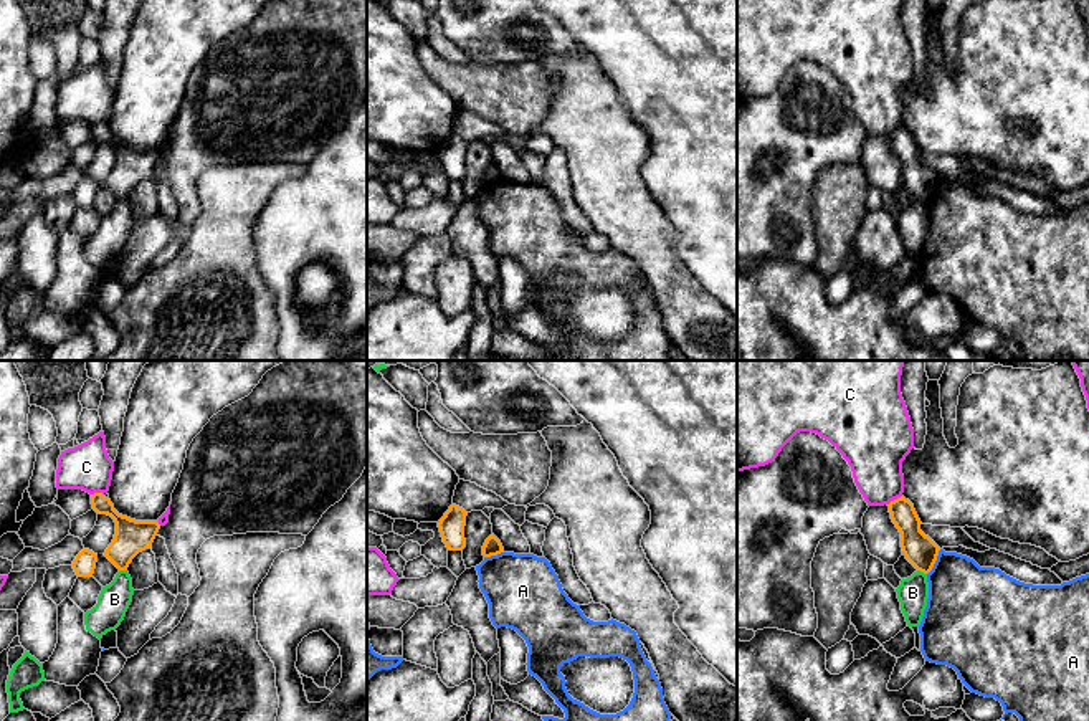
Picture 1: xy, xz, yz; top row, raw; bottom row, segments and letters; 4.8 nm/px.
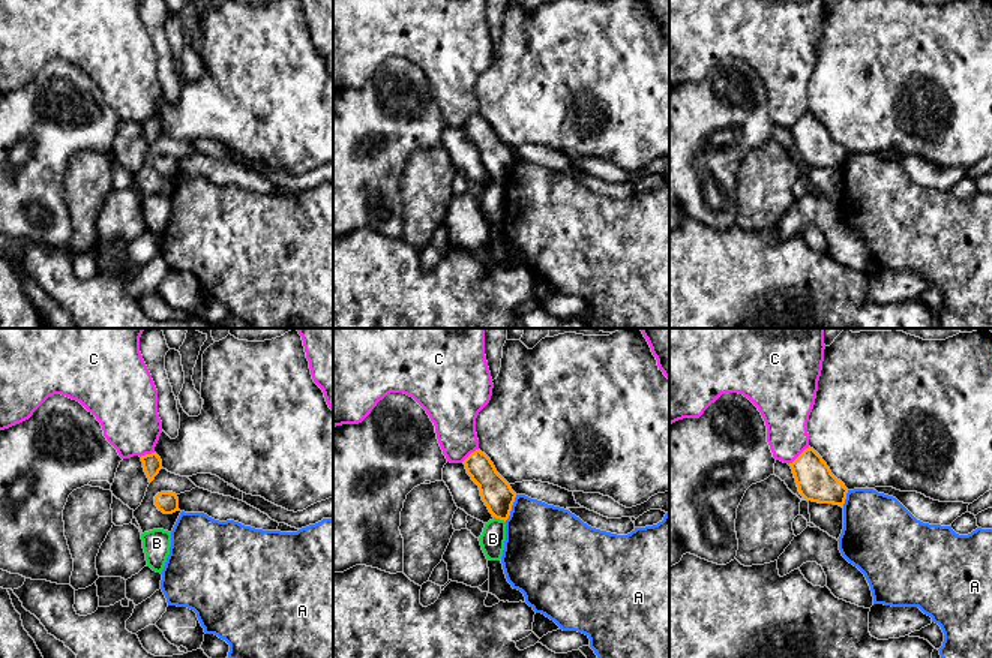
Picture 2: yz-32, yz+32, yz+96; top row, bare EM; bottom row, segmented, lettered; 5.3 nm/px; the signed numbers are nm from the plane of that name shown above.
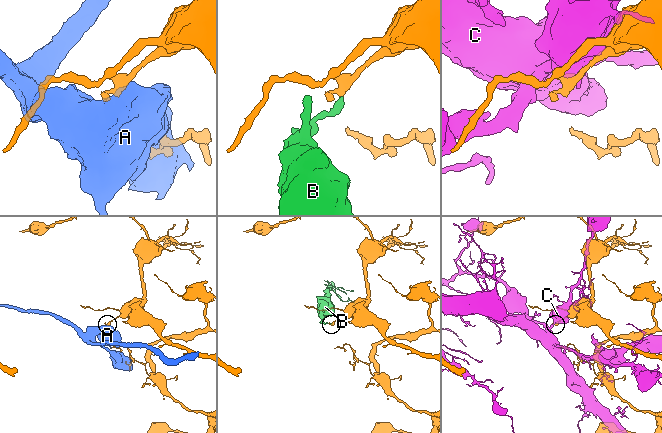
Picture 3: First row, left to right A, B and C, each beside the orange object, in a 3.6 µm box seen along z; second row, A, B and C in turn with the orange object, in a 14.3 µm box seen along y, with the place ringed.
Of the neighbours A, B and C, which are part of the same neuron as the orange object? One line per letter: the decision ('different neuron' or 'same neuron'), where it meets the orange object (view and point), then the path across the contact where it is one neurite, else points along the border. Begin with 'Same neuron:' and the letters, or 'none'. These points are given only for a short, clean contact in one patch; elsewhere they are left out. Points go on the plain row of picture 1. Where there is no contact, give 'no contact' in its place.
Same neuron: none
A: different neuron | yz (934, 192)
B: different neuron | yz (922, 200) | along yz (917, 199), (926, 204)
C: different neuron | yz (894, 129)

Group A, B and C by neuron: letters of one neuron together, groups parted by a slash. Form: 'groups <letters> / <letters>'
groups A / B C

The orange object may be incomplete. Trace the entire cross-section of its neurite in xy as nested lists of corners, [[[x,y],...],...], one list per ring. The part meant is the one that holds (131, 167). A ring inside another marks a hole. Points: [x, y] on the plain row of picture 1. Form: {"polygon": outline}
{"polygon": [[[102,122],[91,124],[91,134],[97,144],[107,144],[114,149],[116,164],[104,185],[119,200],[127,200],[139,182],[152,177],[160,154],[157,150],[136,150],[119,144],[111,129]]]}

